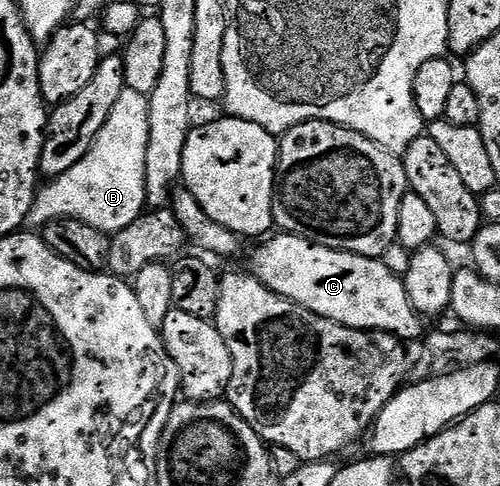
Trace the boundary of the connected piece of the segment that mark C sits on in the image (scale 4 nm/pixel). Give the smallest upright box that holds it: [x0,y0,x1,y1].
[250,233,422,341]

